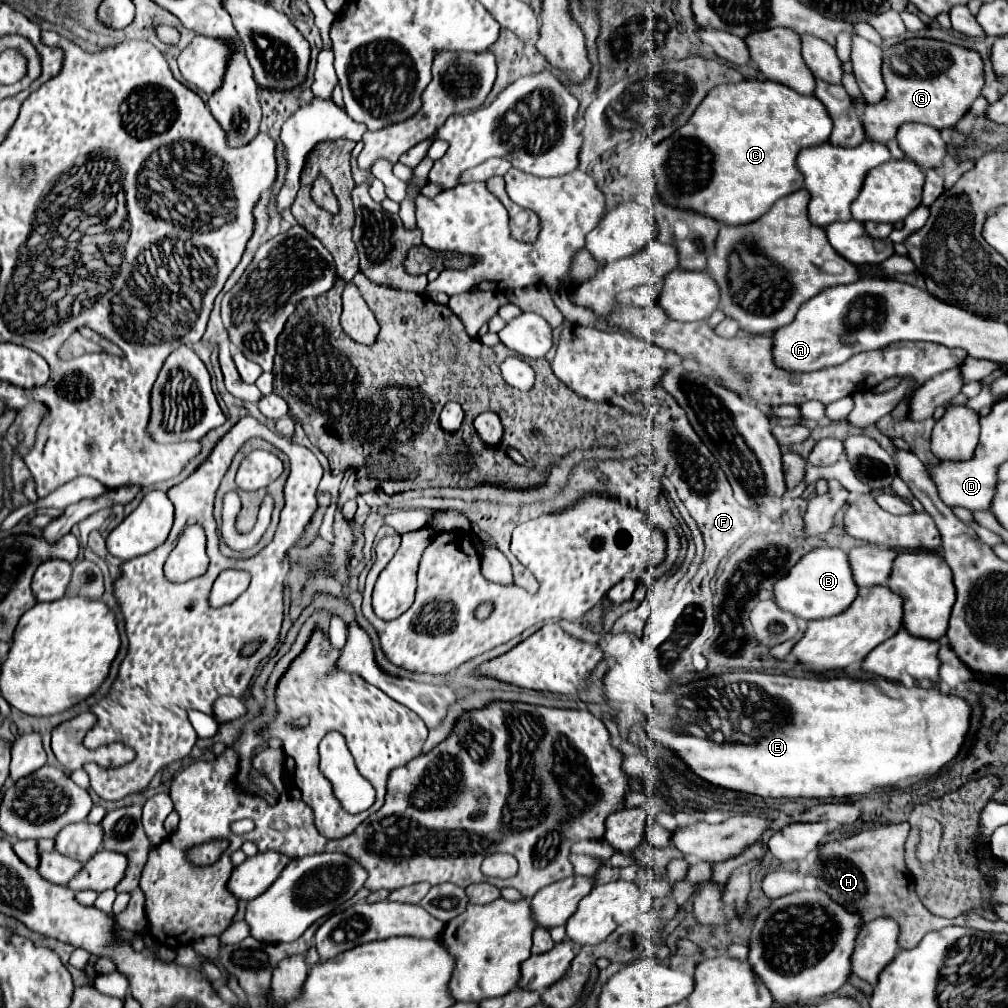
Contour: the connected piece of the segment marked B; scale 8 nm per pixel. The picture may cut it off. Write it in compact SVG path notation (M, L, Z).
M819 547L799 559L791 571L775 583L775 603L779 609L789 611L801 619L825 619L841 613L857 597L847 555L841 549Z

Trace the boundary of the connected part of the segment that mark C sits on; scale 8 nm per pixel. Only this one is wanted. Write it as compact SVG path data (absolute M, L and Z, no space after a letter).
M741 81L735 85L717 85L699 103L691 119L679 127L673 135L655 145L655 165L653 173L657 179L657 197L683 211L693 211L719 221L721 225L747 225L765 215L769 207L803 187L803 175L795 167L797 153L805 147L821 145L829 139L833 129L831 117L825 105L809 95L799 95L797 91L775 83L775 81Z

